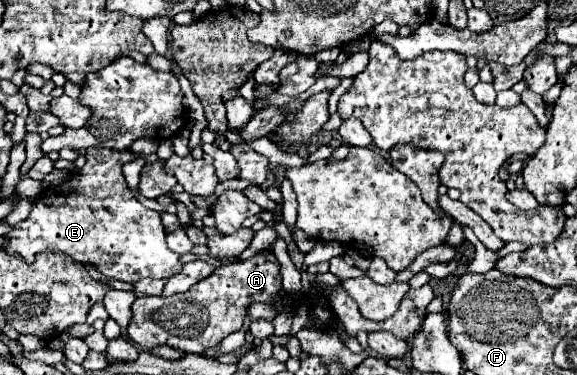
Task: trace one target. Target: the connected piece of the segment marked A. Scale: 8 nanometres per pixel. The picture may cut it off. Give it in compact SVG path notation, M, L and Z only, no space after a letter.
M272 251L254 255L250 259L220 265L212 275L198 281L184 293L172 297L138 297L132 303L132 319L128 325L128 337L140 347L154 349L158 345L168 345L184 353L202 353L216 347L226 335L238 331L244 323L246 309L250 303L274 303L282 299L286 291L282 289L280 265Z

